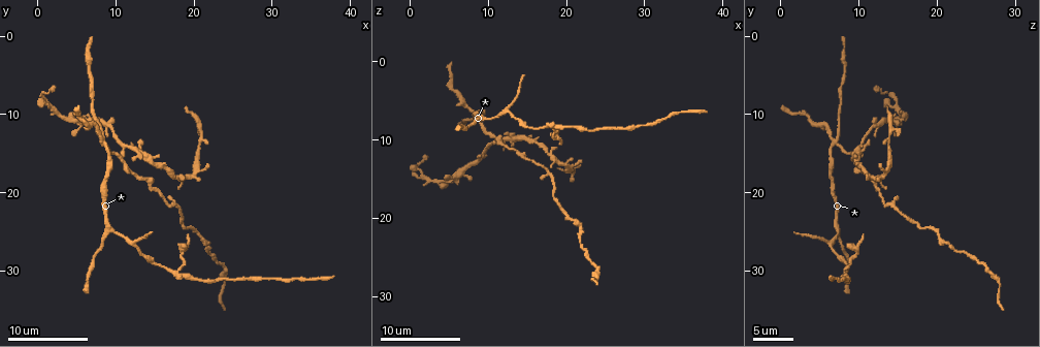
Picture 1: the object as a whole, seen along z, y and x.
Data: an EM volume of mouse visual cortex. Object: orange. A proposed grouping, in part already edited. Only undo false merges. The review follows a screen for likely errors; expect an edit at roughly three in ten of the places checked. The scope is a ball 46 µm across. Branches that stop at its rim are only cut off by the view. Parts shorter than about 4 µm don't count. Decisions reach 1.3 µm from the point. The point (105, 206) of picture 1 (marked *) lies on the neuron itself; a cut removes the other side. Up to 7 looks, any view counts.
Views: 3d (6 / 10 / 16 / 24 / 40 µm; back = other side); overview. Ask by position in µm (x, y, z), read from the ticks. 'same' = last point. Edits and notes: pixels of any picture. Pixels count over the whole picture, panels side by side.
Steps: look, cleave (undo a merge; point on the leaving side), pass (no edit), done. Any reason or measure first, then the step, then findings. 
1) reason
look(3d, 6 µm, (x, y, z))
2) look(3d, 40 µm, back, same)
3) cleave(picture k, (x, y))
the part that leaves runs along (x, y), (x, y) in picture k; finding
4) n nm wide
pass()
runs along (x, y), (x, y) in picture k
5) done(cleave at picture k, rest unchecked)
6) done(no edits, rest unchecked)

three-way junction
look(3d, 10 µm, (9.4, 24.8, 7.6))

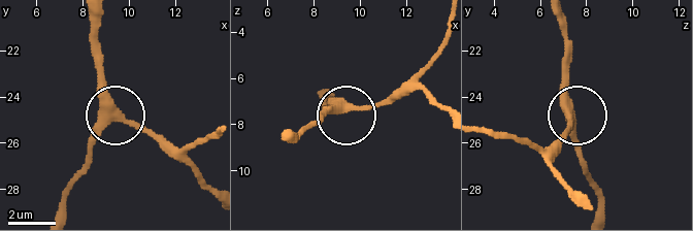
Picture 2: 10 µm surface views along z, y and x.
360 nm wide
pass()
runs along (99, 43), (99, 89), (114, 119), (77, 170) in picture 2; one neuron here

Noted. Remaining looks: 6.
look(3d, 6 µm, (17.8, 30.2, 8.4))

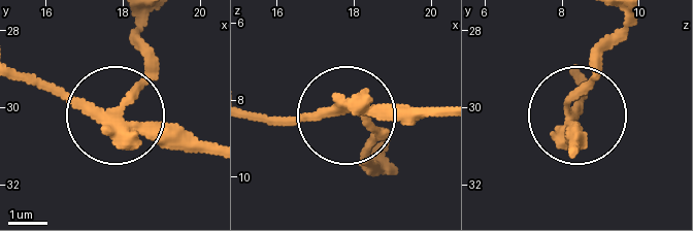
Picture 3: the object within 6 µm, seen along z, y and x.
look(3d, 6 µm, back, (17.90, 30.20, 8.15))

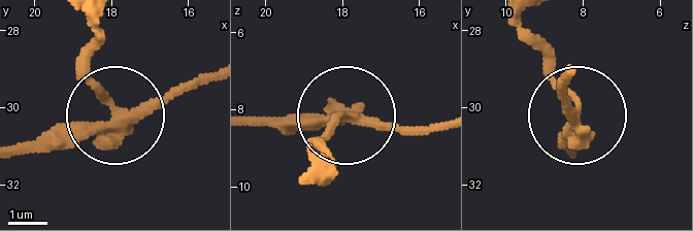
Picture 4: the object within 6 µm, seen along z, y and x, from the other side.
4 arms
cleave(picture 4, (87, 78))
the part that leaves runs along (114, 127), (111, 100), (85, 61), (88, 22) in picture 4; a second neuron is stuck on

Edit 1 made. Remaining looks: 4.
looks like a crossing
look(3d, 6 µm, (8.4, 13.8, 7.0))

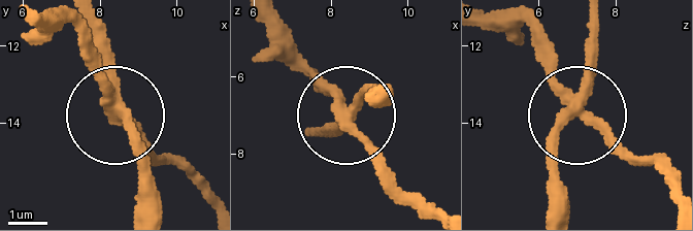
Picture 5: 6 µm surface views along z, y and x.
other side
look(3d, 6 µm, back, (8.45, 13.80, 7.25))

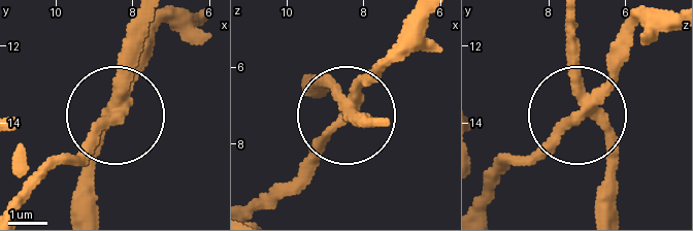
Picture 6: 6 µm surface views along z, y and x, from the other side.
4 arms
cleave(picture 6, (84, 143))
the part that leaves runs along (116, 111), (17, 209) in picture 6; a second neuron is stuck on

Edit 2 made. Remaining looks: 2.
done(cleave at picture 4, cleave at picture 6, rest unchecked)

